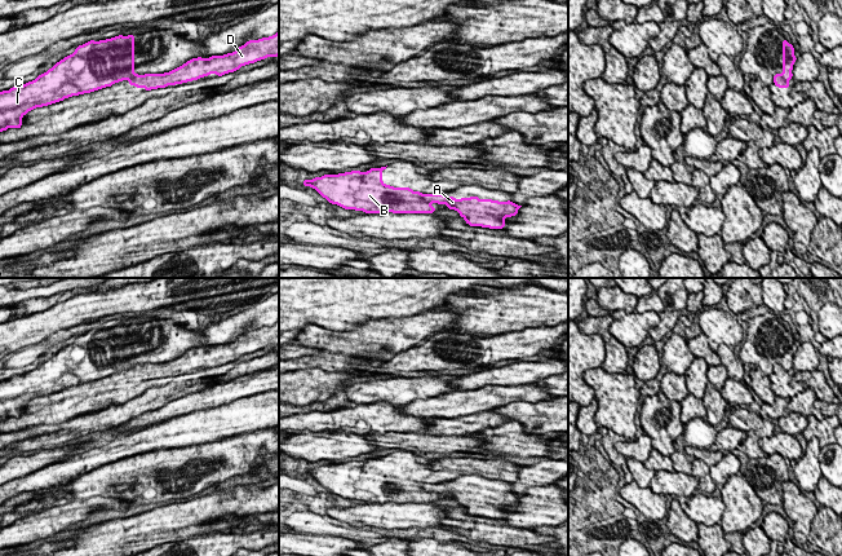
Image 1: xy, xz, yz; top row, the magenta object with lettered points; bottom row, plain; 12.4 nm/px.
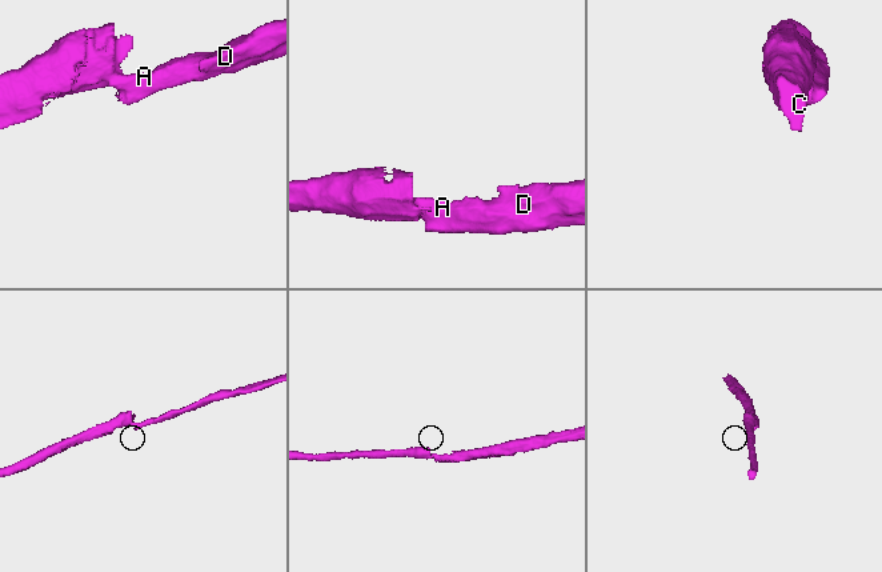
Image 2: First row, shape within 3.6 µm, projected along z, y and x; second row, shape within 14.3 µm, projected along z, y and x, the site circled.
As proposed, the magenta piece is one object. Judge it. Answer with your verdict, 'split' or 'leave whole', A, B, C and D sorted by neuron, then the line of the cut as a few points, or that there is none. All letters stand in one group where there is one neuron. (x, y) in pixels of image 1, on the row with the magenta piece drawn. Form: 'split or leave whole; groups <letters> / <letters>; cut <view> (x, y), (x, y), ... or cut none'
split; groups A D / B C; cut xz (421, 194), (428, 203)

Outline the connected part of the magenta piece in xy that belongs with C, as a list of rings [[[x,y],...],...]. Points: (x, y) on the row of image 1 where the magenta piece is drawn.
[[[134,35],[89,40],[35,80],[0,92],[0,132],[21,128],[22,116],[36,107],[111,87],[136,75]]]

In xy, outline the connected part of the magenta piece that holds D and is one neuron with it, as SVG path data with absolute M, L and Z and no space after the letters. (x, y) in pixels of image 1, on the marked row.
M279 31L274 36L249 40L235 52L209 58L192 58L182 66L164 74L136 75L129 80L129 85L145 88L146 91L165 88L168 85L182 84L198 80L210 74L222 76L239 70L241 66L254 63L267 57L279 56Z

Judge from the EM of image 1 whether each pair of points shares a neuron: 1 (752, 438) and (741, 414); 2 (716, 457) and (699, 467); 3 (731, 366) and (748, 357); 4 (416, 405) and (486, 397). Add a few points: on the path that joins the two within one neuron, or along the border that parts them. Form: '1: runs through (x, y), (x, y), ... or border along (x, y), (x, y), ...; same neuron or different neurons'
1: border along (747, 431), (750, 429), (758, 438); different neurons
2: border along (696, 458), (709, 467); different neurons
3: border along (738, 356), (743, 361); different neurons
4: runs through (433, 405), (469, 401); same neuron

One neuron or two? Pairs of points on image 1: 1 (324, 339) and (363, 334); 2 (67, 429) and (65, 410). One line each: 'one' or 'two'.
1: one
2: two

